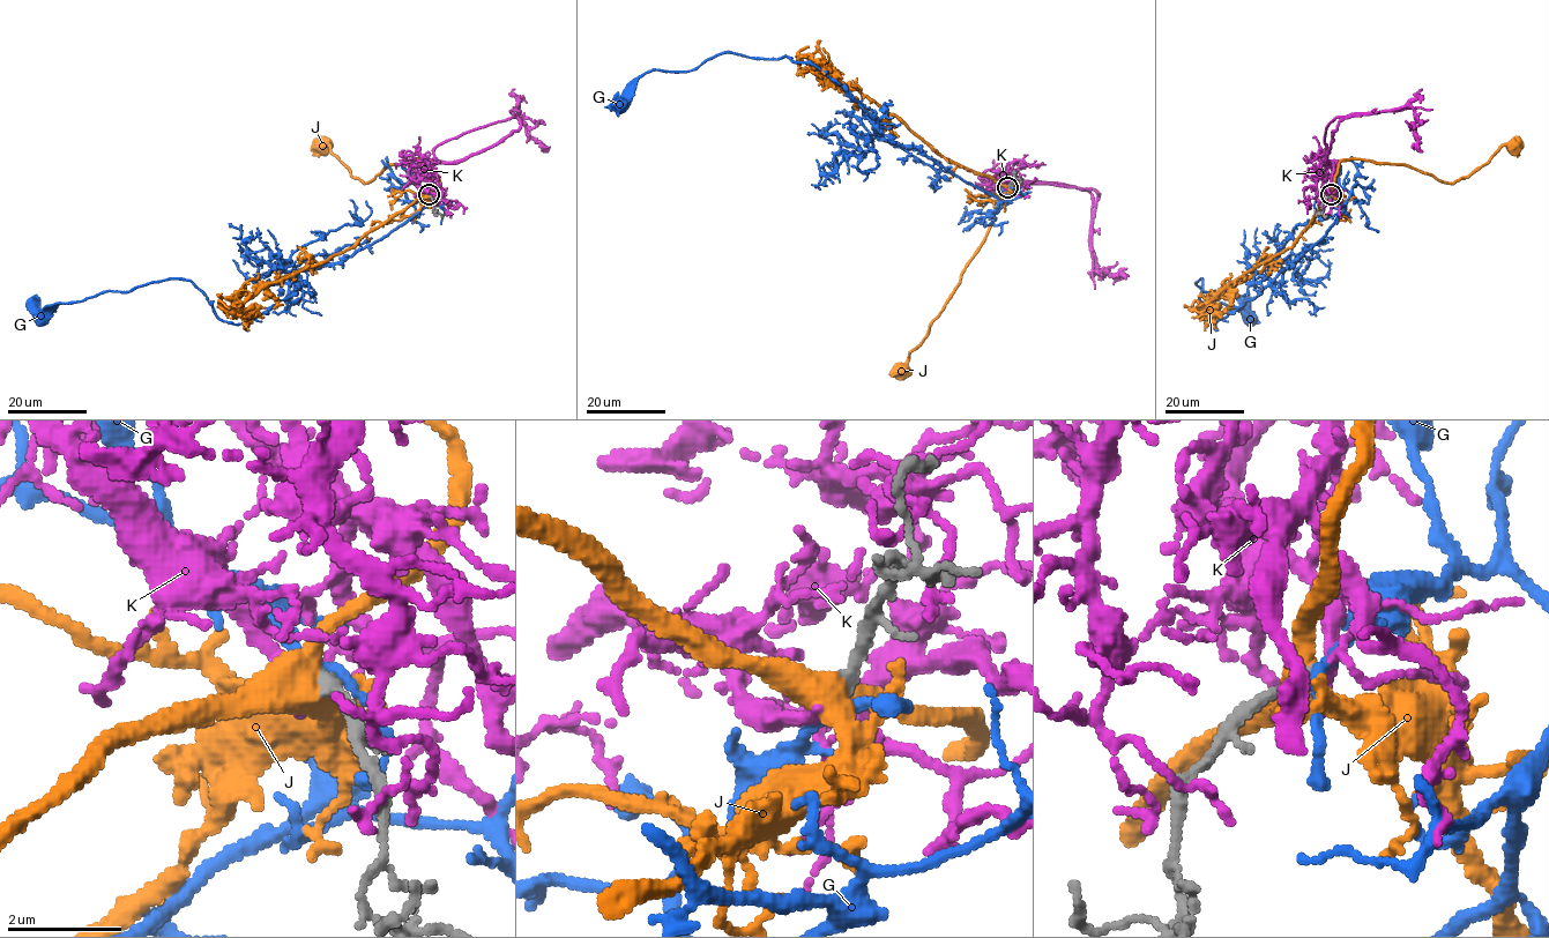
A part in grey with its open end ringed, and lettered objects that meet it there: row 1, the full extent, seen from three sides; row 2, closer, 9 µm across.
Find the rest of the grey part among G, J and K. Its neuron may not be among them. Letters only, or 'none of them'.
K

